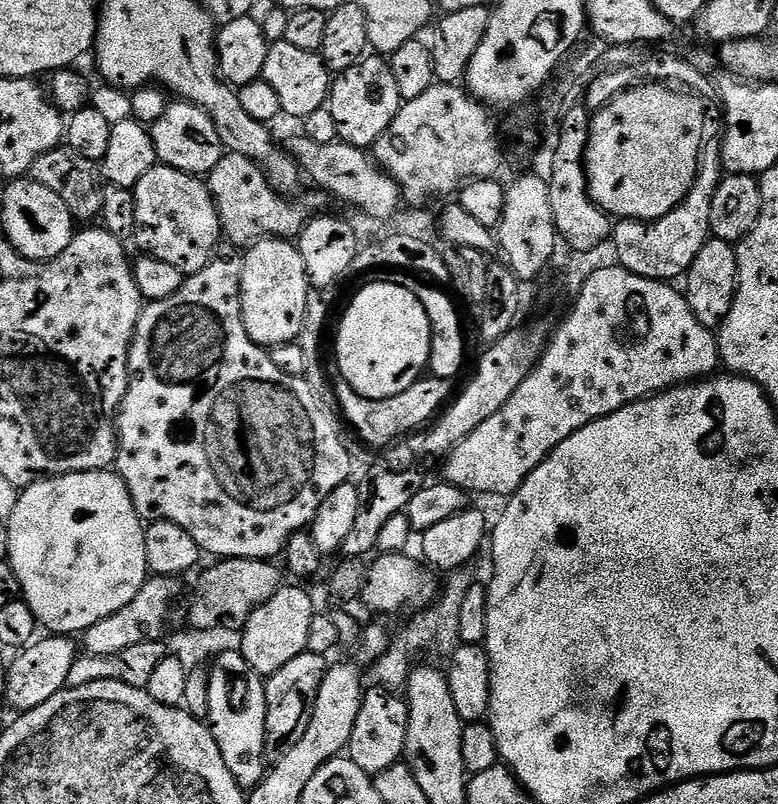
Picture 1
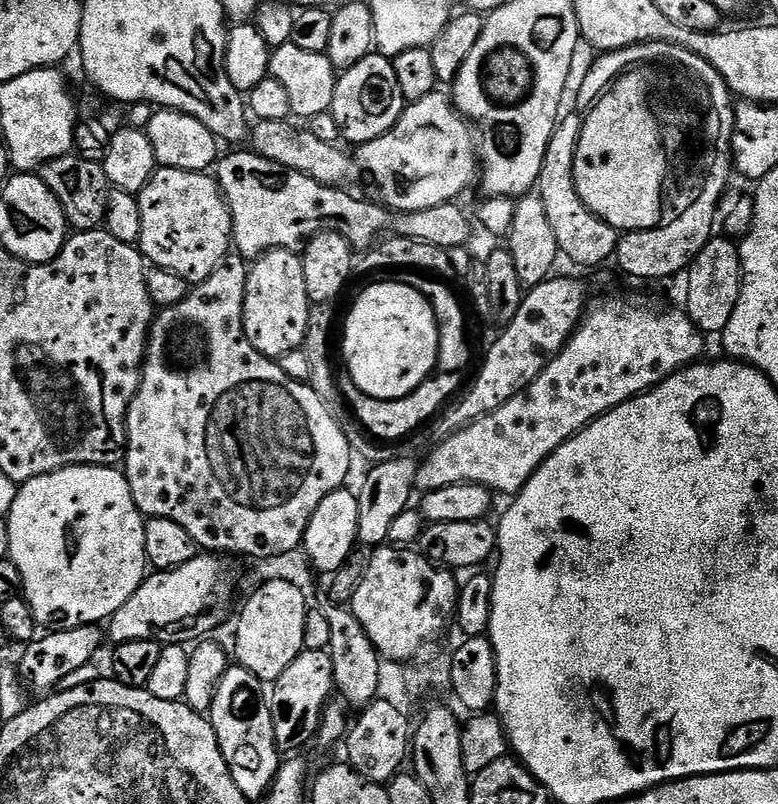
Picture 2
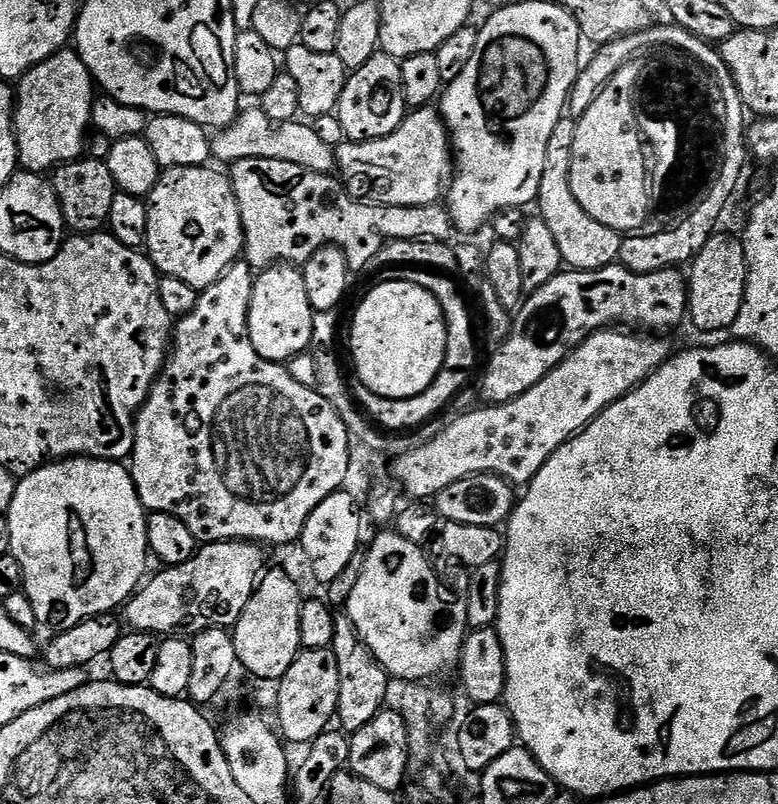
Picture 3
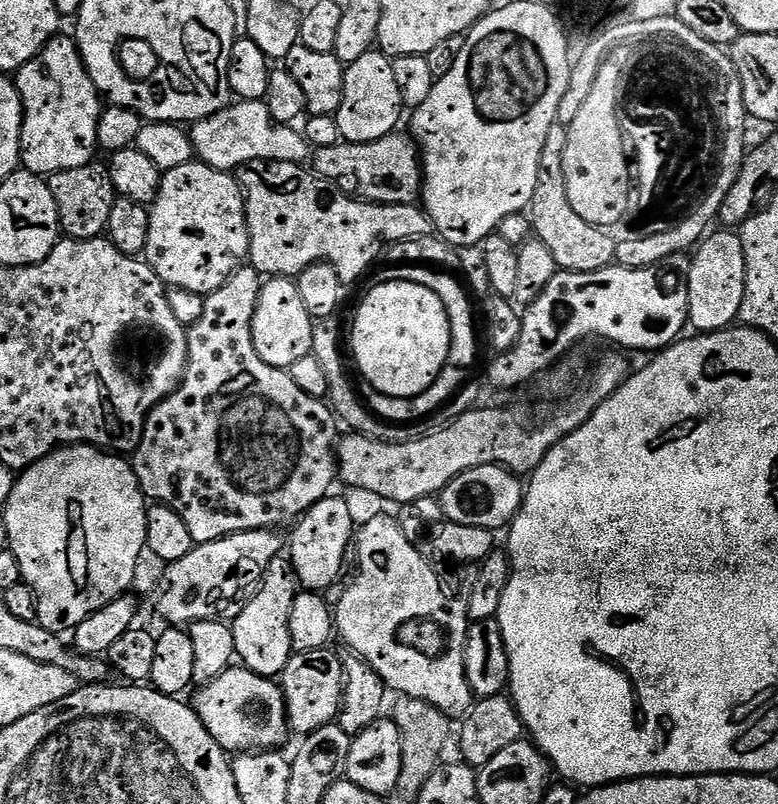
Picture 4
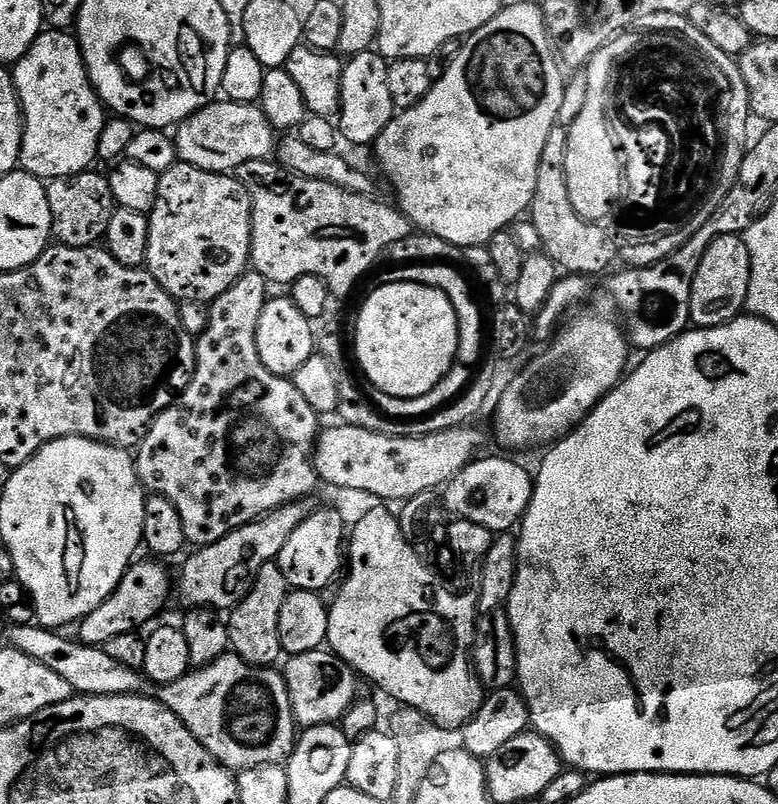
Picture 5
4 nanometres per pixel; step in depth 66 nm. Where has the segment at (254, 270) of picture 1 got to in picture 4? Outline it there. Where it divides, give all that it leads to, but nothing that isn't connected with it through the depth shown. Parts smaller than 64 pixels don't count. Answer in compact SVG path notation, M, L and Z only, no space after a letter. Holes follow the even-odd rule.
M272 278L260 289L258 306L254 310L252 319L252 337L254 338L254 350L258 350L258 358L275 368L291 370L294 362L312 355L312 329L314 321L312 315L306 310L302 302L302 294L298 294L298 286L292 278Z

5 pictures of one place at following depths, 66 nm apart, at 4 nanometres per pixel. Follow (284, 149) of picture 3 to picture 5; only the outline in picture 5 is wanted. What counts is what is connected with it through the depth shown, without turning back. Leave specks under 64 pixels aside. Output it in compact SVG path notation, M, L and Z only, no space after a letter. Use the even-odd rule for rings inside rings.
M224 98L219 102L209 102L205 108L198 110L188 120L183 120L175 129L176 152L183 163L201 168L207 172L235 173L235 168L243 164L252 164L255 160L271 157L278 147L278 133L270 126L266 114L256 104L239 104Z

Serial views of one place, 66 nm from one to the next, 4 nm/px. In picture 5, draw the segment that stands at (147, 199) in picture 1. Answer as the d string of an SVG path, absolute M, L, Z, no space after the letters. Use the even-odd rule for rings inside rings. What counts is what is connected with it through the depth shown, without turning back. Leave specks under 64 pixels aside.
M177 162L170 170L160 173L158 198L148 216L150 222L150 246L146 271L172 295L173 300L217 300L242 273L249 271L252 258L252 194L232 174L207 172L183 162Z

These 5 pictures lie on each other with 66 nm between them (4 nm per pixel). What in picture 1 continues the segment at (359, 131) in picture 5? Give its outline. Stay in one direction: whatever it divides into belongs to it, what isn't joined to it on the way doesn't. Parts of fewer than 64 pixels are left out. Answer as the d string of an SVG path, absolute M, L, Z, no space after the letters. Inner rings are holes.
M372 54L335 77L329 93L328 107L338 127L338 138L343 143L368 148L375 145L378 137L389 128L401 103L391 63Z

